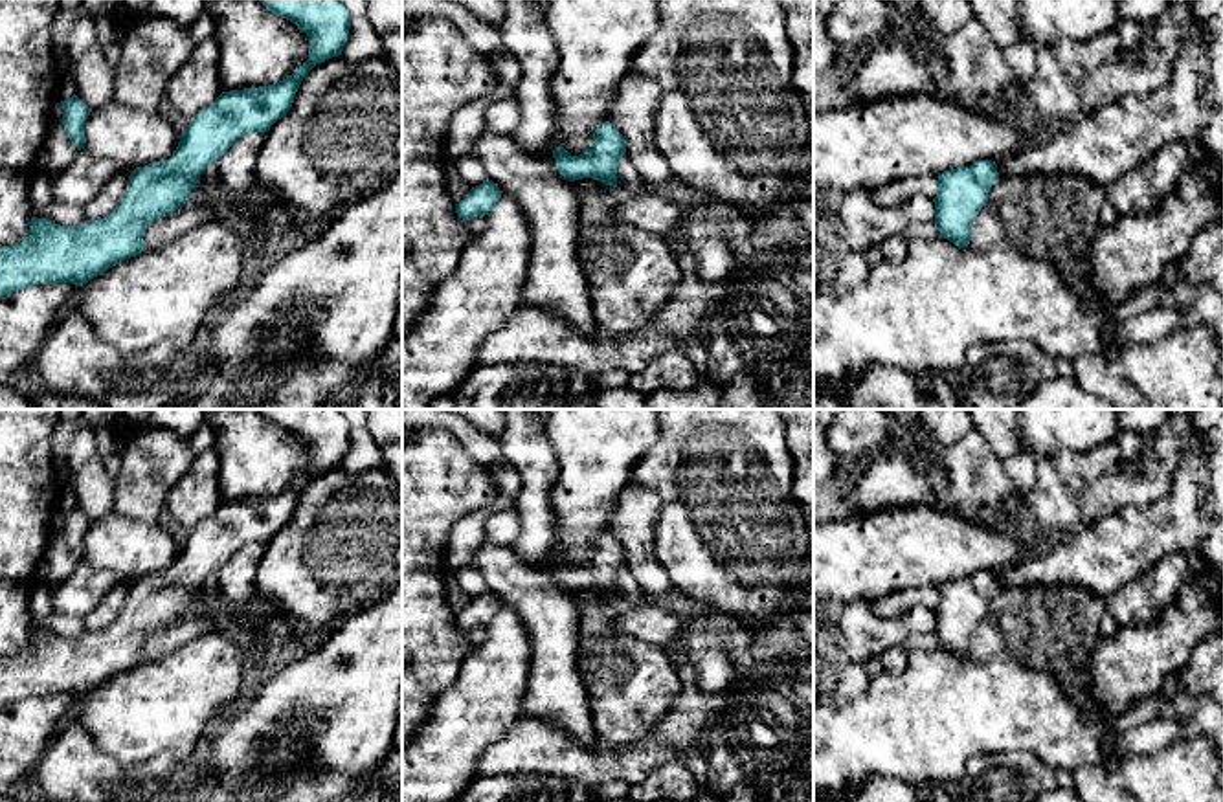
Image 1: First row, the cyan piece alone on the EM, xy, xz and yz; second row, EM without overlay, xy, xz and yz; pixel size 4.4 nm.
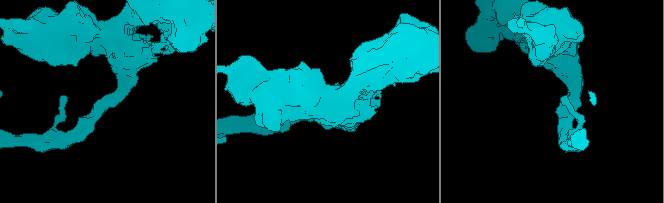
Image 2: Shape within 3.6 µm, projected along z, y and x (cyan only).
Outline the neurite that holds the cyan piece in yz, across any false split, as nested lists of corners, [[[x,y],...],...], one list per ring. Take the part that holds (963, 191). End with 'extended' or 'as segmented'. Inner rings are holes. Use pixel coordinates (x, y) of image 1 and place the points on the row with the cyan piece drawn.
[[[979,160],[971,167],[949,169],[938,176],[933,202],[940,237],[959,248],[970,244],[971,226],[997,178],[997,163],[992,160]]] | as segmented

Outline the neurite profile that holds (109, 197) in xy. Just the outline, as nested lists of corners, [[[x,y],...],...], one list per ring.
[[[116,174],[108,180],[103,189],[84,206],[86,220],[97,220],[114,211],[114,207],[125,196],[129,187],[129,174]]]

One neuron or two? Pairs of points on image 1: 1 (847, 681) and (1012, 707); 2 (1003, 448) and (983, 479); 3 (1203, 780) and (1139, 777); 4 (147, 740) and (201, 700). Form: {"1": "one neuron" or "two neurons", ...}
{"1": "two neurons", "2": "two neurons", "3": "one neuron", "4": "one neuron"}

